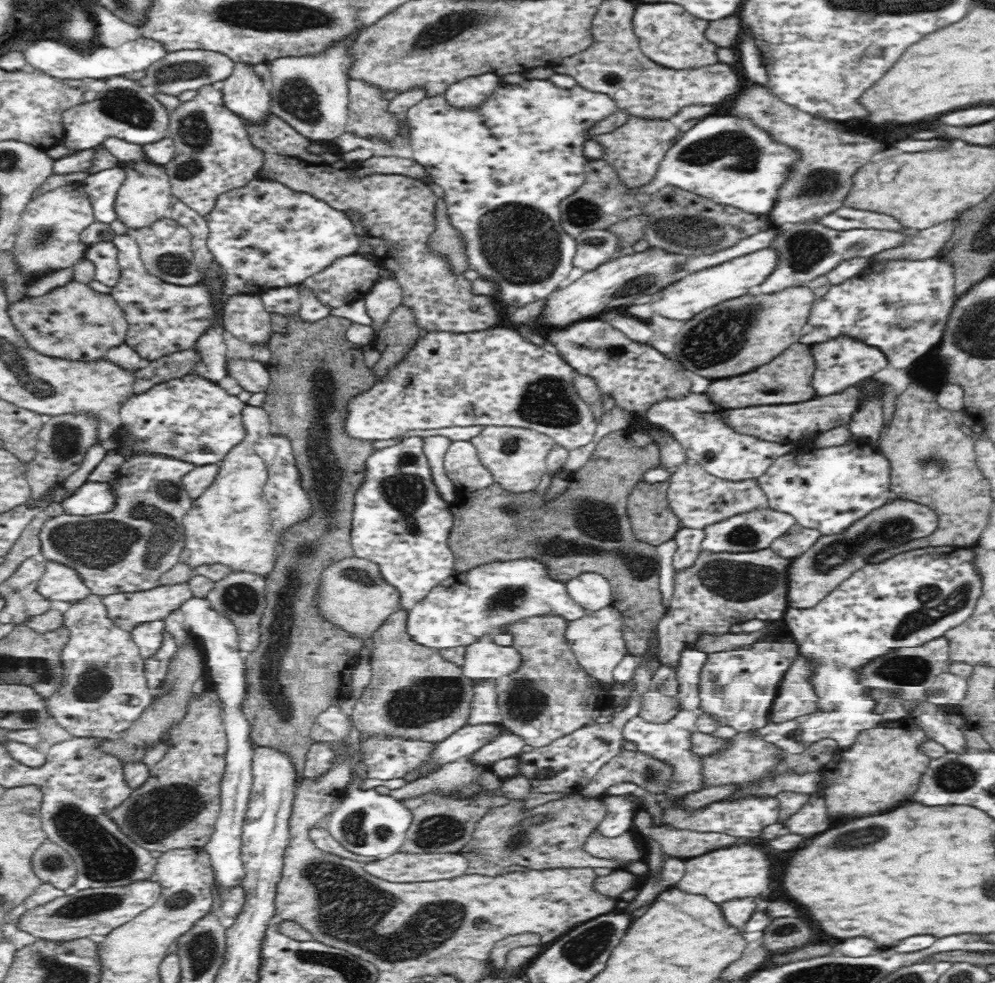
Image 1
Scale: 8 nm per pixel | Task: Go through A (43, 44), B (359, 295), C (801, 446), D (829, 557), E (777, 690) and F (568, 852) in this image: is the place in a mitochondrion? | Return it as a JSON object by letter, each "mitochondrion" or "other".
{"A":"other","B":"other","C":"other","D":"mitochondrion","E":"other","F":"other"}

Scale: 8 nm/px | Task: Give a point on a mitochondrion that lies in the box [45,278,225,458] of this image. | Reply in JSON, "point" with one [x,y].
{"point":[176,444]}

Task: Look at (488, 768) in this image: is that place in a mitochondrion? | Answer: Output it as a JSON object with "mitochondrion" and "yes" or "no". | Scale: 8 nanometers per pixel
{"mitochondrion":"no"}

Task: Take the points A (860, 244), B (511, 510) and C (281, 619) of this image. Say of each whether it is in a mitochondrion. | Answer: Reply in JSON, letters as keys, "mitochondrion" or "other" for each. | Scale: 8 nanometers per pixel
{"A":"mitochondrion","B":"mitochondrion","C":"mitochondrion"}

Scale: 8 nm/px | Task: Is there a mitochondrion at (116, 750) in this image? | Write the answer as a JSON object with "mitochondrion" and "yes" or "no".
{"mitochondrion":"no"}

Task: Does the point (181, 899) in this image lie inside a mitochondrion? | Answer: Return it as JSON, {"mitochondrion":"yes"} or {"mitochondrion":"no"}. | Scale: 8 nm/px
{"mitochondrion":"yes"}

